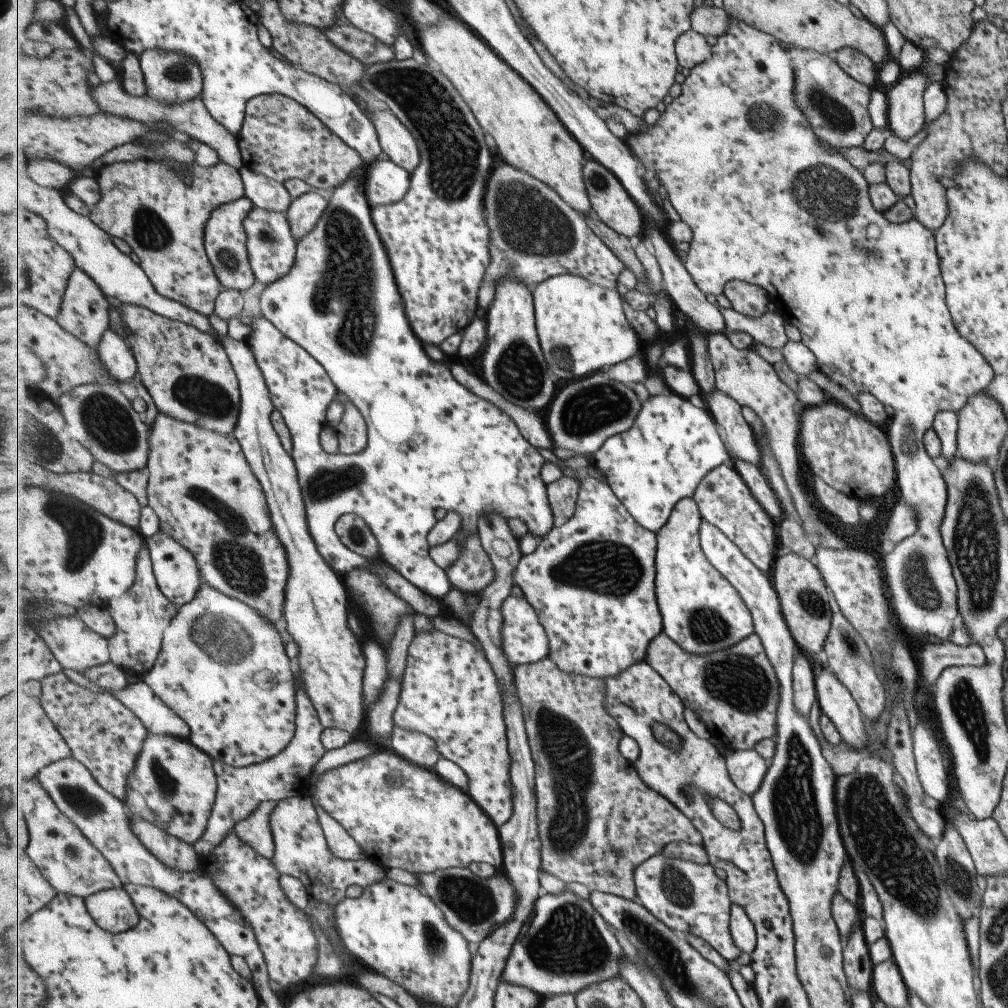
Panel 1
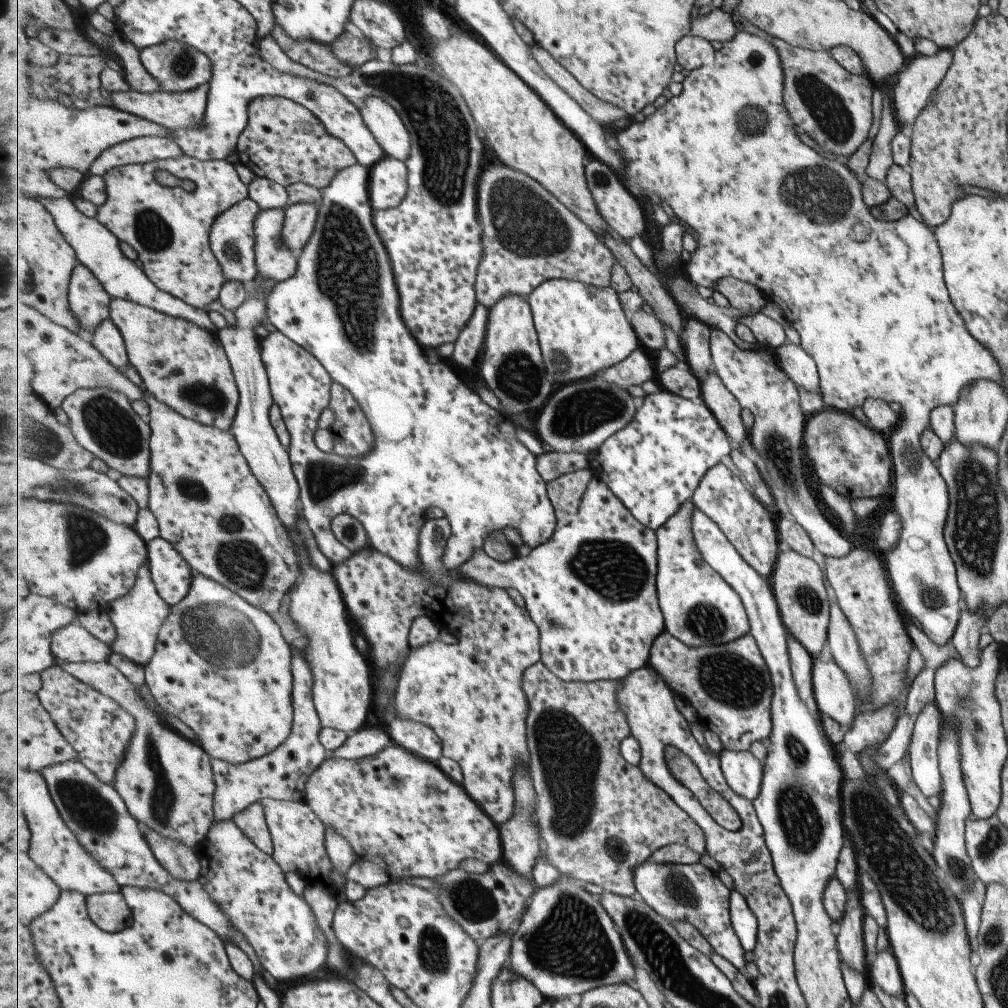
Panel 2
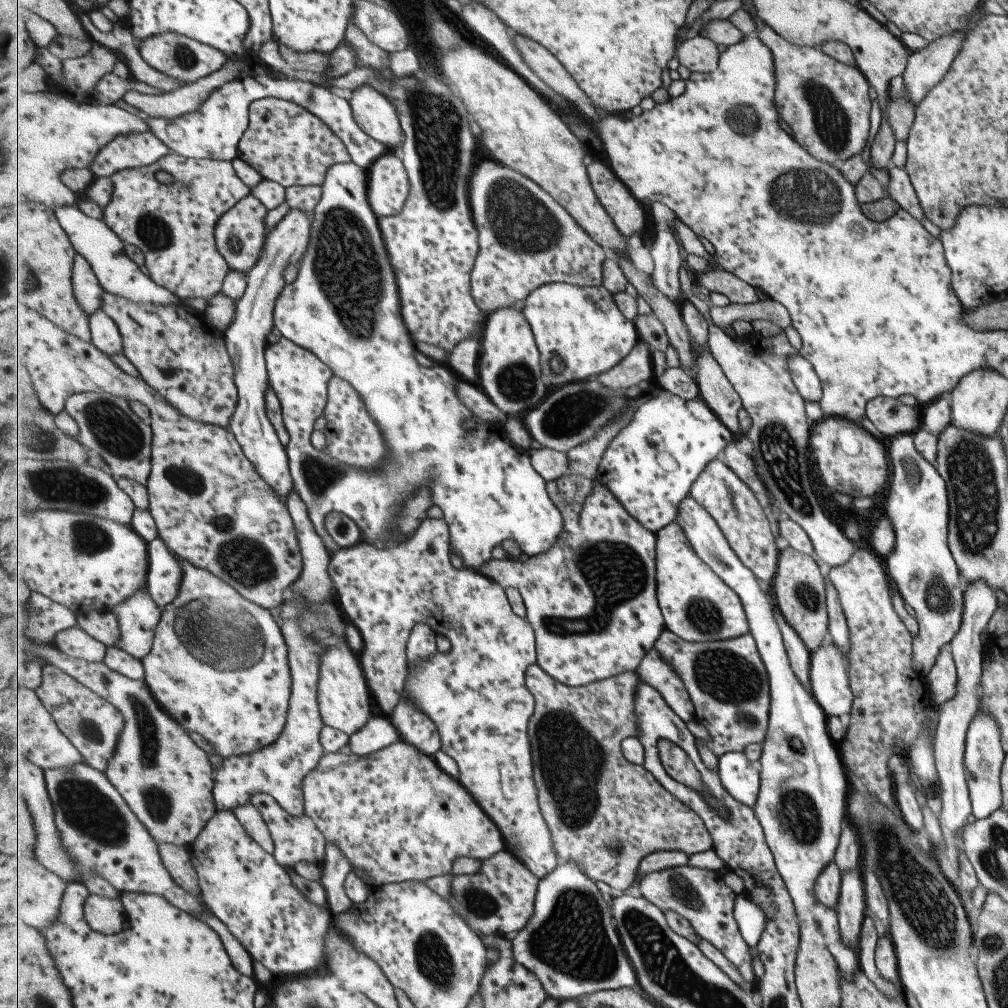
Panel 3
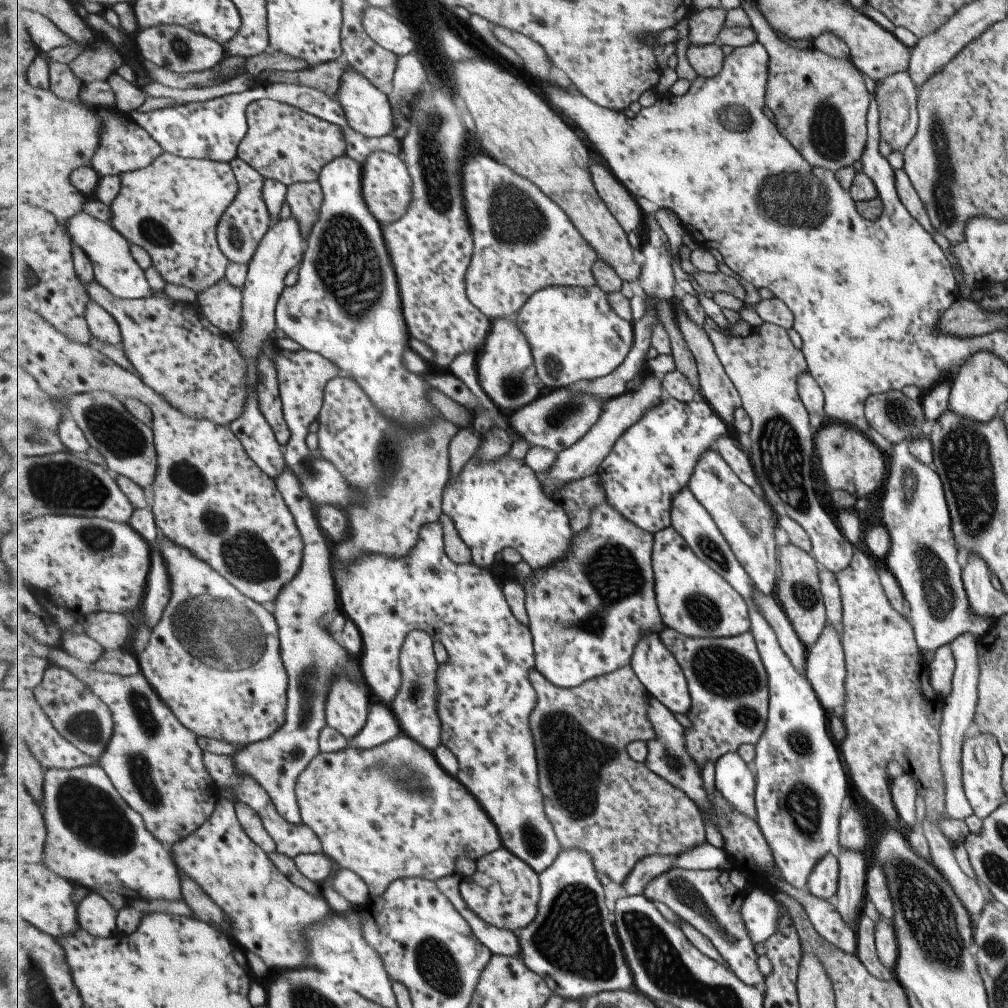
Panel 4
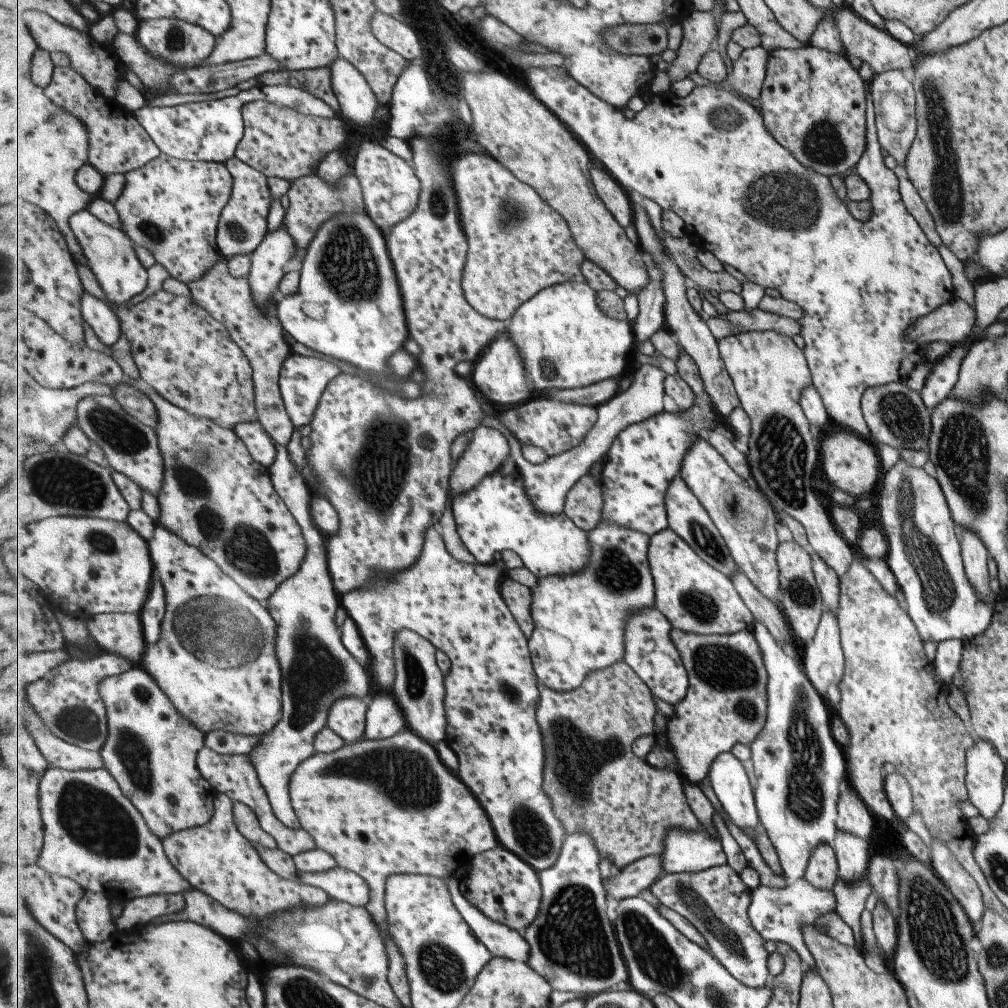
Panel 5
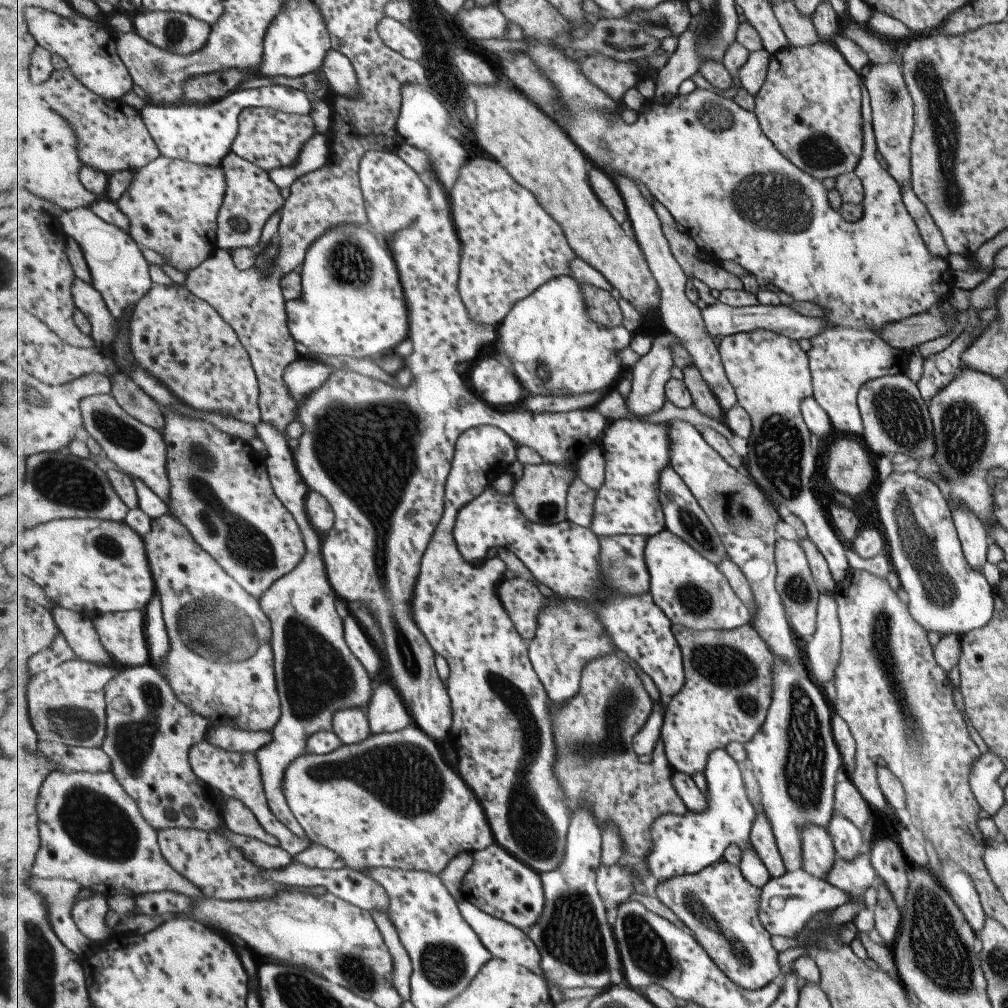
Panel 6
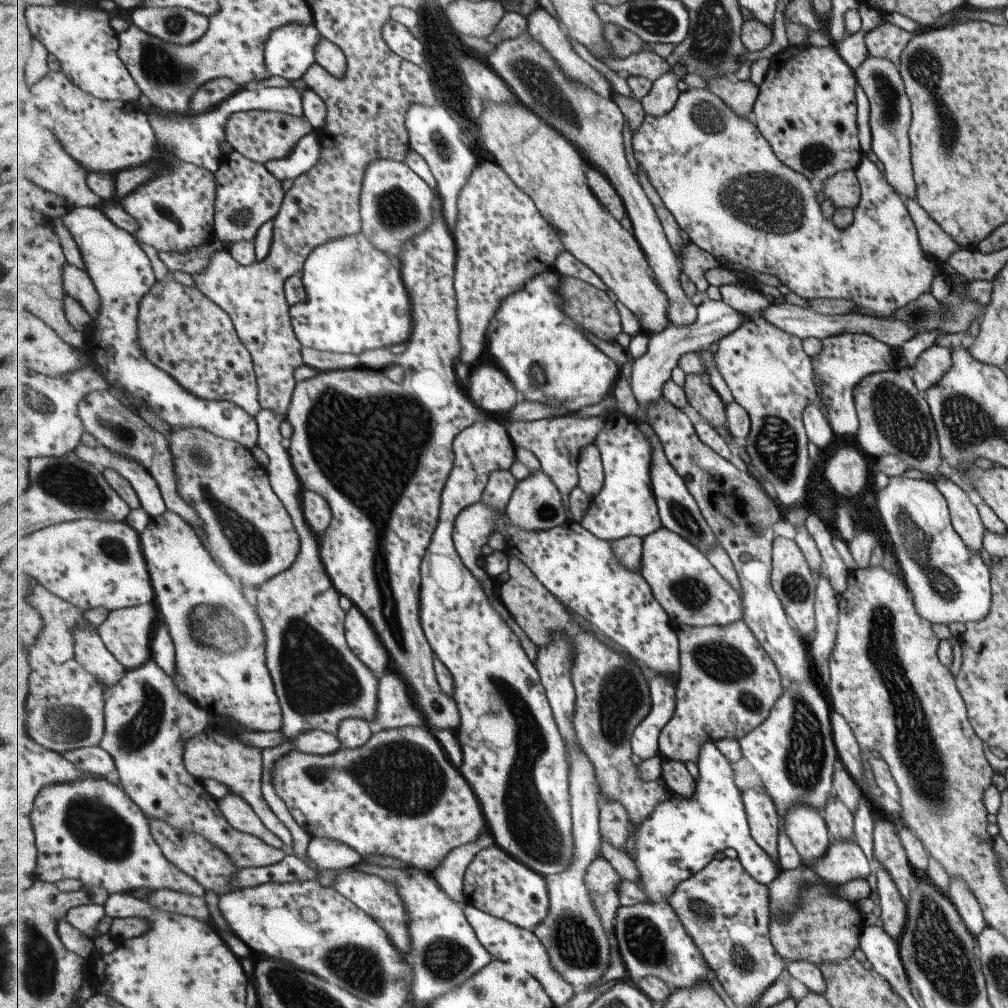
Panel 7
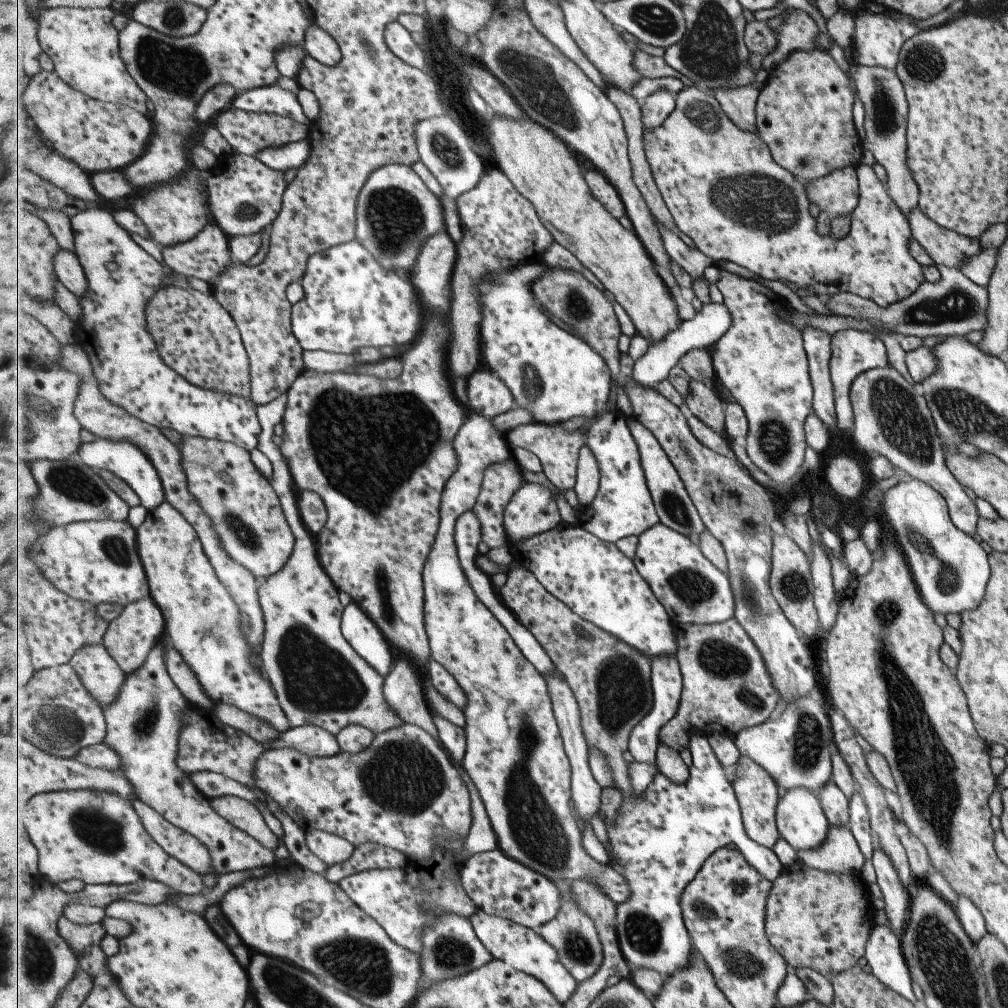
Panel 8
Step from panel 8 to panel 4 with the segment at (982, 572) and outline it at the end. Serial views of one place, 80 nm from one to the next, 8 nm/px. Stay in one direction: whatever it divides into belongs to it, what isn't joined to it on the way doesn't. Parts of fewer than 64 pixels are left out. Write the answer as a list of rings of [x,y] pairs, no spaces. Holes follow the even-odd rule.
[[[903,441],[893,446],[893,456],[887,460],[886,477],[878,494],[882,524],[890,538],[884,568],[895,578],[907,602],[908,621],[923,657],[927,650],[934,651],[965,633],[981,638],[987,634],[991,622],[990,618],[971,612],[968,605],[941,481],[934,470],[911,456],[908,444]]]

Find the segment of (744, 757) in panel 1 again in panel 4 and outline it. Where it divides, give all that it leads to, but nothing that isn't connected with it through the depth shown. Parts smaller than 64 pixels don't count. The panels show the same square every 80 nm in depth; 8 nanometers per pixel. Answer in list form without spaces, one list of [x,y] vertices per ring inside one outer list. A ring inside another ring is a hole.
[[[727,752],[714,762],[714,788],[736,811],[756,820],[756,776],[738,752]]]

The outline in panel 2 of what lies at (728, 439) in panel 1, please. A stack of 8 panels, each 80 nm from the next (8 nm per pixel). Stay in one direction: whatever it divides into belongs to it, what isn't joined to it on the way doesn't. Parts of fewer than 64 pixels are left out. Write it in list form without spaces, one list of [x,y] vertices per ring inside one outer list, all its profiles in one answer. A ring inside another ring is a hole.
[[[715,370],[711,371],[701,384],[704,402],[726,430],[732,444],[741,444],[743,440],[750,442],[749,430],[742,417],[742,404],[734,392],[727,388],[720,374]]]

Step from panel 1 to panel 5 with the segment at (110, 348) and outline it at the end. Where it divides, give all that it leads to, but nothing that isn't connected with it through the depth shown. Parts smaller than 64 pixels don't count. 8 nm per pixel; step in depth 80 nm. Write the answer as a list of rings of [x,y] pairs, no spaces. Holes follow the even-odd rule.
[[[85,290],[82,294],[82,311],[84,320],[95,332],[99,341],[107,346],[115,344],[122,332],[122,324],[118,314],[106,300],[98,299]]]

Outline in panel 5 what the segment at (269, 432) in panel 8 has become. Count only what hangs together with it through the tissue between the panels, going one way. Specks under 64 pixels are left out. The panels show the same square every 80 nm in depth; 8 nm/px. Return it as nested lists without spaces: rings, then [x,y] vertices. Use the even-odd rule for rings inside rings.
[[[277,445],[278,458],[274,465],[270,466],[270,473],[273,477],[275,488],[279,496],[287,503],[287,506],[294,513],[298,523],[302,526],[302,531],[308,544],[306,558],[302,567],[289,579],[280,584],[280,587],[268,600],[268,609],[271,616],[278,624],[278,659],[283,672],[282,680],[282,719],[269,734],[262,737],[259,743],[249,754],[251,762],[257,769],[260,780],[266,788],[270,798],[271,806],[274,808],[279,820],[282,820],[289,828],[301,829],[301,823],[295,812],[292,796],[290,793],[290,778],[295,769],[316,753],[314,740],[325,727],[328,726],[328,718],[332,706],[347,696],[353,696],[361,700],[368,700],[371,692],[371,681],[373,676],[360,661],[351,654],[342,639],[342,632],[339,632],[335,612],[341,606],[341,595],[334,585],[333,577],[330,573],[329,556],[326,548],[327,536],[321,532],[315,524],[310,504],[312,503],[313,490],[307,484],[305,474],[299,470],[292,461],[288,447]]]

